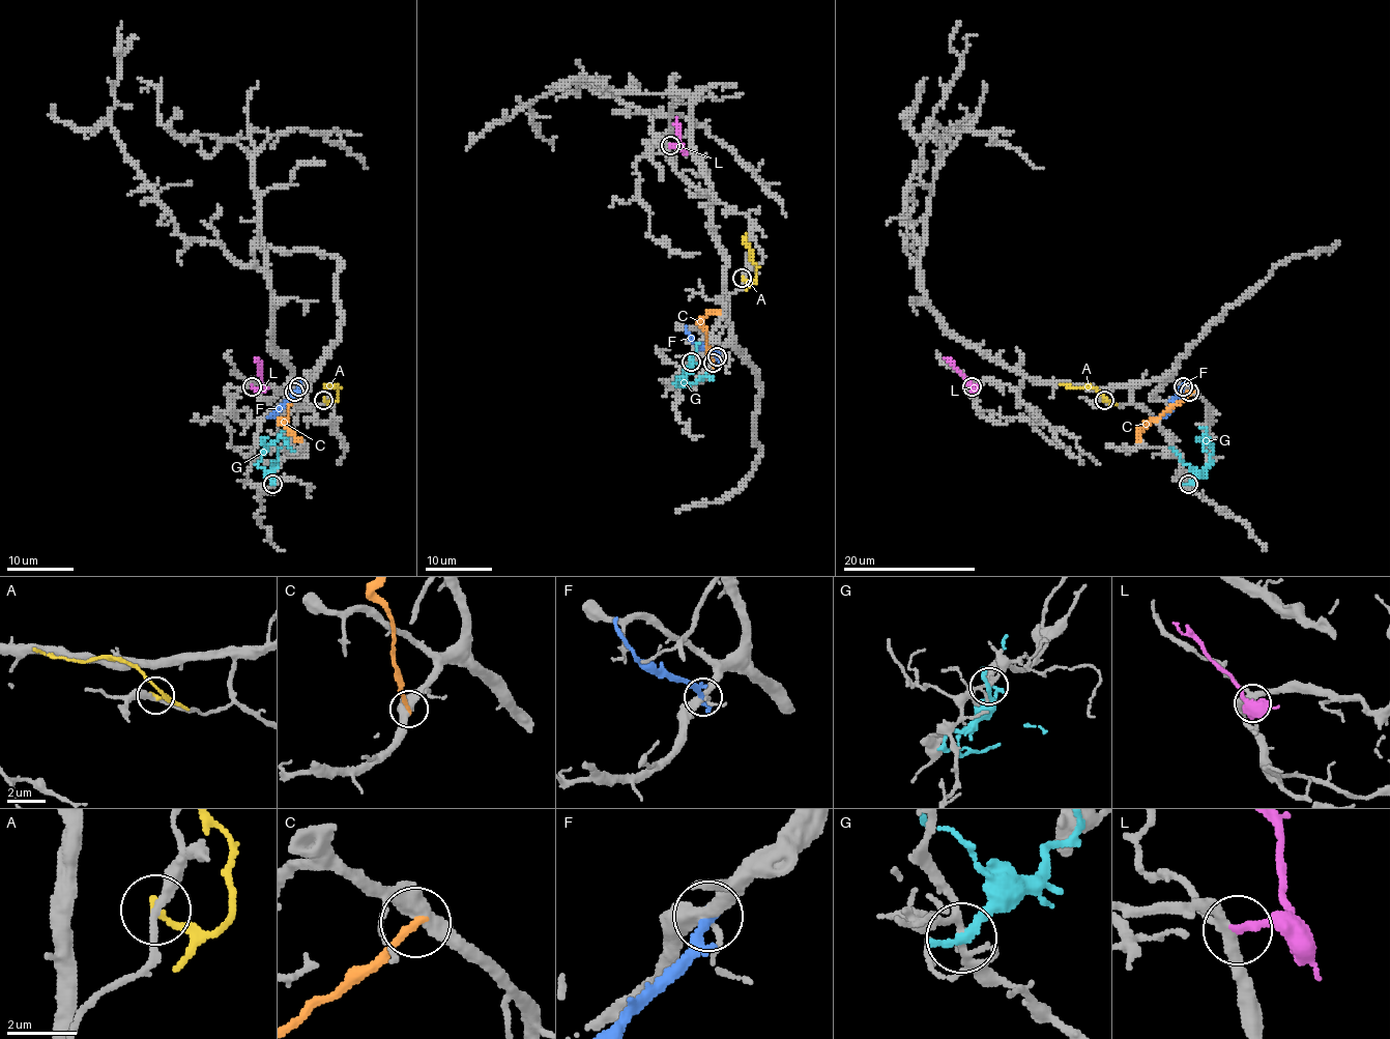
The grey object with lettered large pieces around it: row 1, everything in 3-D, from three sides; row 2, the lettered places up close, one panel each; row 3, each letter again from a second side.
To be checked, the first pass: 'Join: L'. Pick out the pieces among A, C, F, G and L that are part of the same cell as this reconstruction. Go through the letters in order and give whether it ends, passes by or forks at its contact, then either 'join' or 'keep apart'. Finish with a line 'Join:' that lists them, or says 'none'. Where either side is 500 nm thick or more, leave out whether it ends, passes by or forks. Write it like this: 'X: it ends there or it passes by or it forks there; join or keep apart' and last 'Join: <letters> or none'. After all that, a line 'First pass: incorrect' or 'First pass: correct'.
A: it ends there; keep apart
C: it ends there; keep apart
F: it ends there; keep apart
G: it ends there; keep apart
L: it ends there; join
Join: L
First pass: correct

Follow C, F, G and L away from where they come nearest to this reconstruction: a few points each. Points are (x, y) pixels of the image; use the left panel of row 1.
C: (293, 392), (288, 414), (282, 422), (300, 441)
F: (298, 386), (296, 394), (268, 416)
G: (273, 483), (258, 465), (258, 460), (279, 436), (285, 438), (292, 452)
L: (252, 386), (257, 388), (260, 385), (257, 358)

